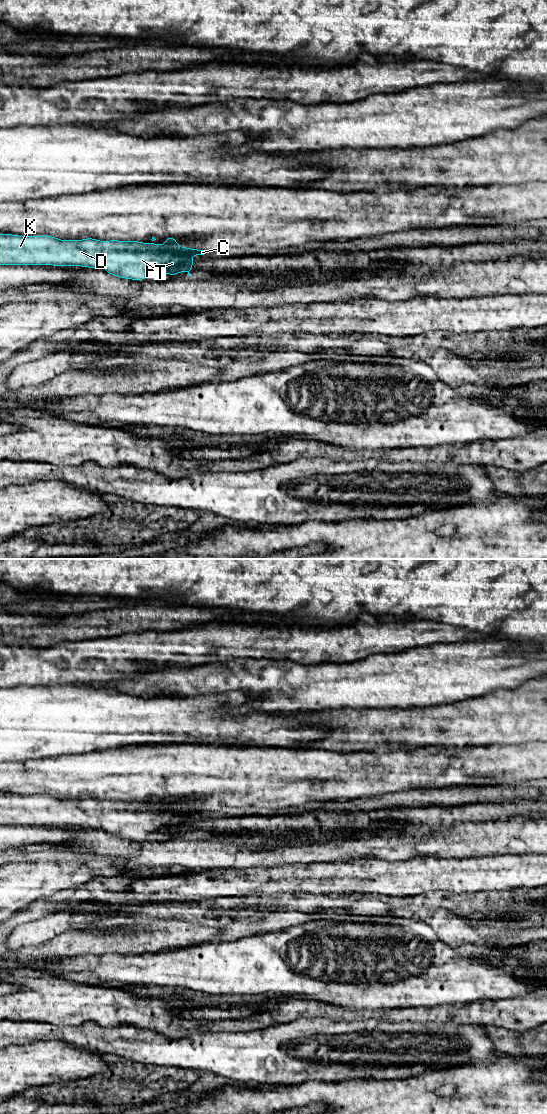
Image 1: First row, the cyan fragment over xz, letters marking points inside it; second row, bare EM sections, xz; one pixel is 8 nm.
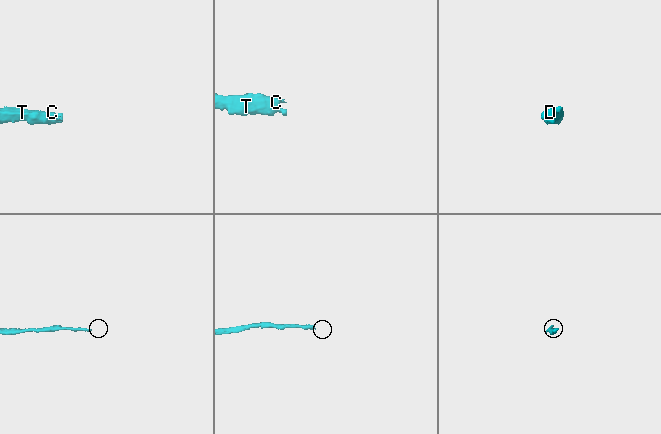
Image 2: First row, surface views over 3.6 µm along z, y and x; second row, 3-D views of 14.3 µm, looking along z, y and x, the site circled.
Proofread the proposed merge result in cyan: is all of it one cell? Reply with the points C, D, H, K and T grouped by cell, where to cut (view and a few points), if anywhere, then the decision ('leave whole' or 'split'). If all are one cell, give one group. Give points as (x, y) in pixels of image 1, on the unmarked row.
C D H K T; no cut; leave whole

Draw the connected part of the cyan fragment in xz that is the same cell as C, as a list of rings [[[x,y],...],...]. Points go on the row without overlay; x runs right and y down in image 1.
[[[0,794],[0,825],[54,825],[54,826],[83,826],[83,827],[91,827],[93,829],[98,829],[100,826],[106,828],[106,832],[109,834],[115,835],[117,837],[125,838],[125,839],[133,839],[133,840],[145,840],[146,836],[149,834],[171,834],[171,835],[176,835],[180,832],[187,831],[189,836],[192,836],[189,832],[191,831],[191,827],[195,822],[191,820],[191,817],[194,815],[204,815],[208,811],[206,810],[198,810],[198,809],[190,809],[190,808],[184,808],[181,807],[175,798],[172,797],[167,797],[166,798],[166,803],[163,805],[156,805],[156,804],[149,804],[149,803],[141,803],[135,801],[117,801],[117,800],[110,800],[108,802],[105,801],[99,801],[96,799],[88,798],[88,799],[83,799],[83,800],[59,800],[55,797],[51,796],[18,796],[18,795],[8,795],[8,794]]]

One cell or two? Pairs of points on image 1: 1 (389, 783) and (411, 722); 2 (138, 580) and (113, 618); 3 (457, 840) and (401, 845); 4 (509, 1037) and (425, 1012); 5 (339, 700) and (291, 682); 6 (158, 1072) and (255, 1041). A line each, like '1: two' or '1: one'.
1: two
2: two
3: one
4: two
5: one
6: two

